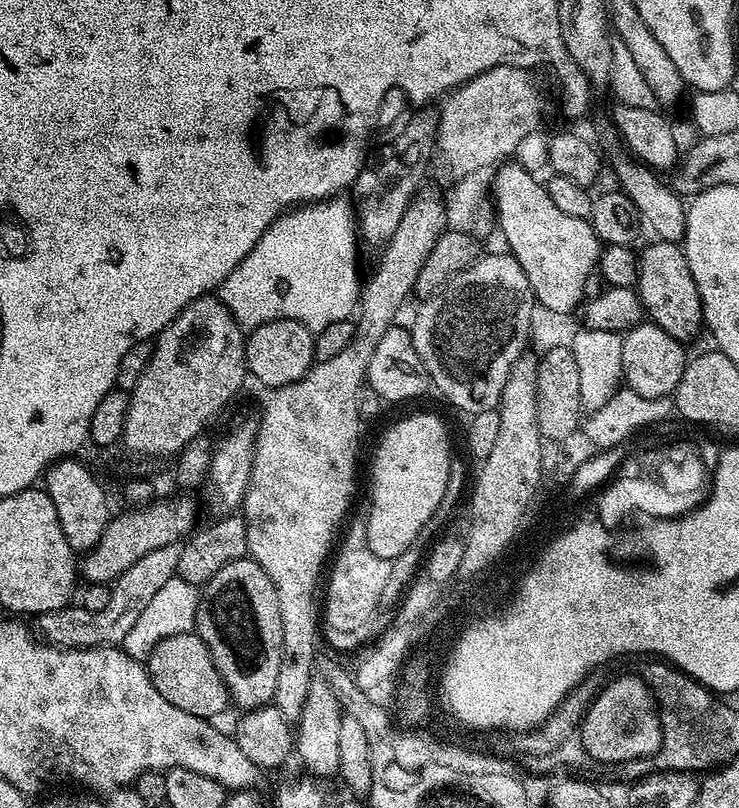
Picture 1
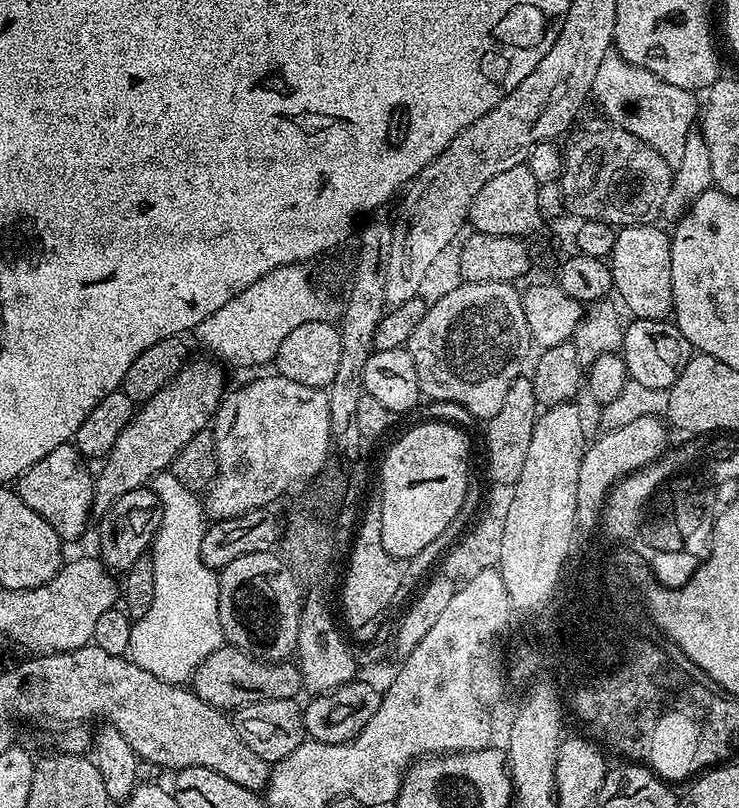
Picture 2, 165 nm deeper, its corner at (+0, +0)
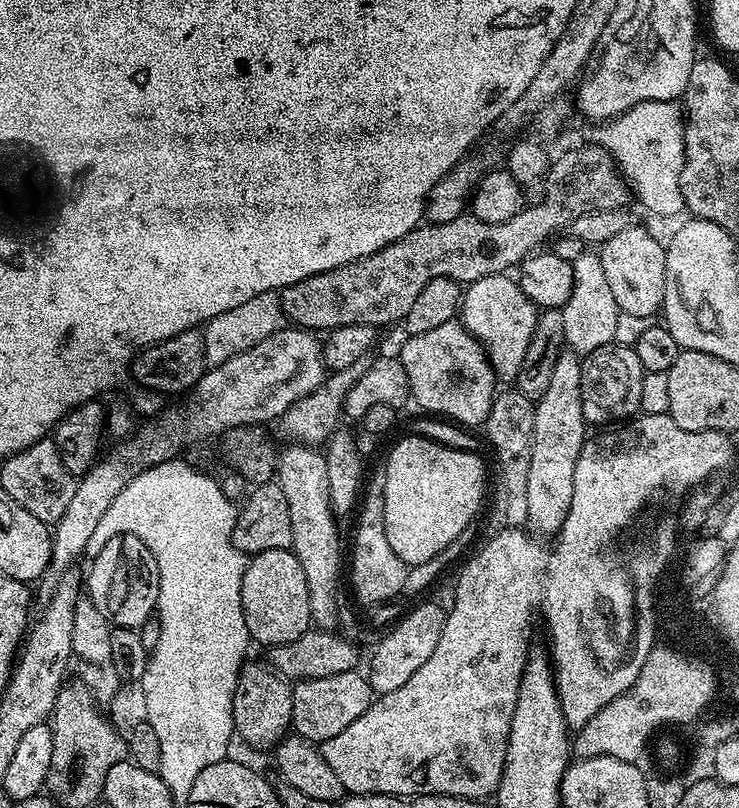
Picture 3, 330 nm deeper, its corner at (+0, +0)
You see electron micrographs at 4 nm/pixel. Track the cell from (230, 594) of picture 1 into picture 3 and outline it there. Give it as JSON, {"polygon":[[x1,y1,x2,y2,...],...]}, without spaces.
{"polygon":[[283,548,282,550,266,550,265,552,255,553,255,555,249,559,248,568,242,574,242,614,246,618,246,630,248,631,249,637,251,637,255,643,257,640,260,644,268,644,267,646,294,642,303,632,309,631,309,629,313,627,312,615,310,614,310,594,306,594,306,574,302,574,302,566,291,550,287,548]]}

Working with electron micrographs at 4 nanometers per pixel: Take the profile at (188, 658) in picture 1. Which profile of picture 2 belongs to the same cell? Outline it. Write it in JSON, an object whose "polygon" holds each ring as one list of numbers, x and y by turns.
{"polygon":[[225,646,214,650,196,667,190,687,198,698,221,710,237,710,263,700,297,699,302,692,299,667,292,662,265,662,257,660,241,648]]}

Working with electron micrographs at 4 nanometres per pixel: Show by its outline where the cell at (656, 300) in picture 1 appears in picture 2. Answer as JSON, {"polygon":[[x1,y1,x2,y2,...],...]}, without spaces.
{"polygon":[[630,224,616,234,610,257,612,287,620,295,619,303,629,308,635,319,668,320,673,315,674,286,670,282,671,235,651,224]]}

